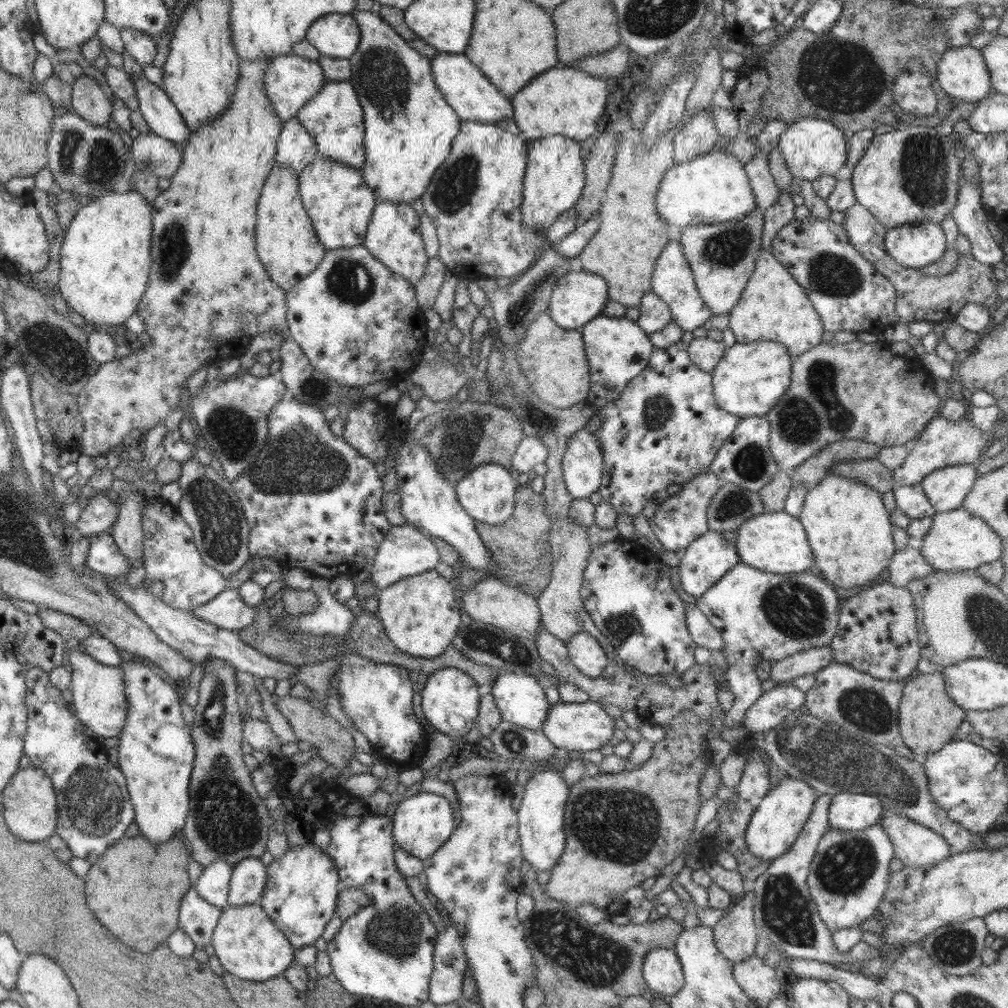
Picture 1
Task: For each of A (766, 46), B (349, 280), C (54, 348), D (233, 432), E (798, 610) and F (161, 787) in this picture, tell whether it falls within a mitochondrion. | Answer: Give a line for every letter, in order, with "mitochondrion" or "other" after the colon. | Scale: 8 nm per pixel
A: other
B: mitochondrion
C: mitochondrion
D: mitochondrion
E: mitochondrion
F: other

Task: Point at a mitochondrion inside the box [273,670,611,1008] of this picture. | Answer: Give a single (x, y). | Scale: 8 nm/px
(397, 933)

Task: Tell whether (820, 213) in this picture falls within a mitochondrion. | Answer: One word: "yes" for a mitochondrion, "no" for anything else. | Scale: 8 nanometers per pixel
no

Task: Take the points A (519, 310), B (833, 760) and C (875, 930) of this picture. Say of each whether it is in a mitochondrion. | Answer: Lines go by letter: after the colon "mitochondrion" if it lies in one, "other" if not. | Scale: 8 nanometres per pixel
A: mitochondrion
B: mitochondrion
C: other

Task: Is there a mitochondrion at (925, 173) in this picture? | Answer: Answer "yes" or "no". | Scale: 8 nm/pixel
yes

